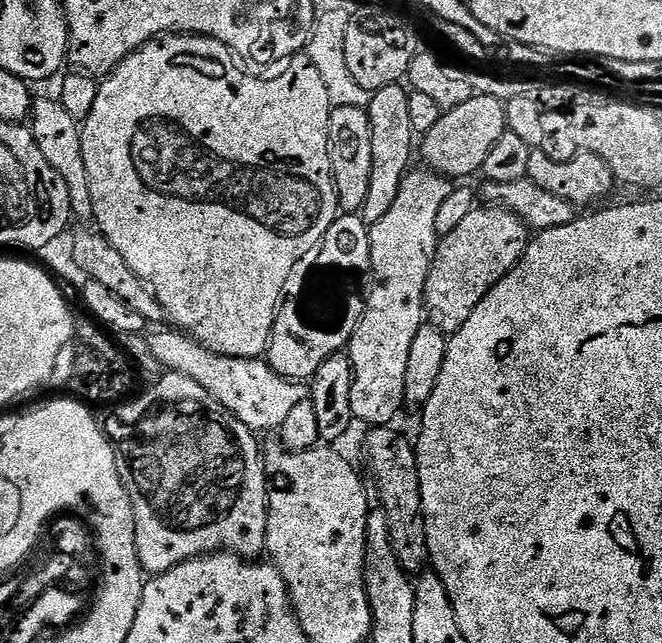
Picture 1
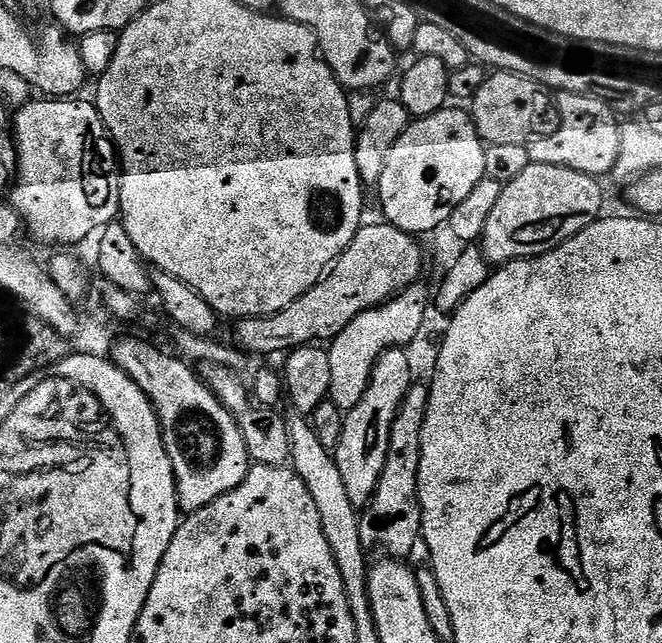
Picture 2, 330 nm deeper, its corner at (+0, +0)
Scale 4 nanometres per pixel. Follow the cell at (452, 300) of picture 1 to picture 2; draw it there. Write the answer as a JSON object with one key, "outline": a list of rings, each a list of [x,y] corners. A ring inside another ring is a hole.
{"outline":[[[531,164],[514,178],[514,182],[504,185],[502,198],[498,198],[494,211],[486,222],[486,230],[482,237],[484,257],[492,266],[503,266],[512,260],[527,260],[529,256],[540,256],[574,238],[586,226],[601,219],[604,208],[604,192],[600,189],[601,181],[590,174],[582,174],[578,170],[566,170],[562,166],[542,166]]]}

